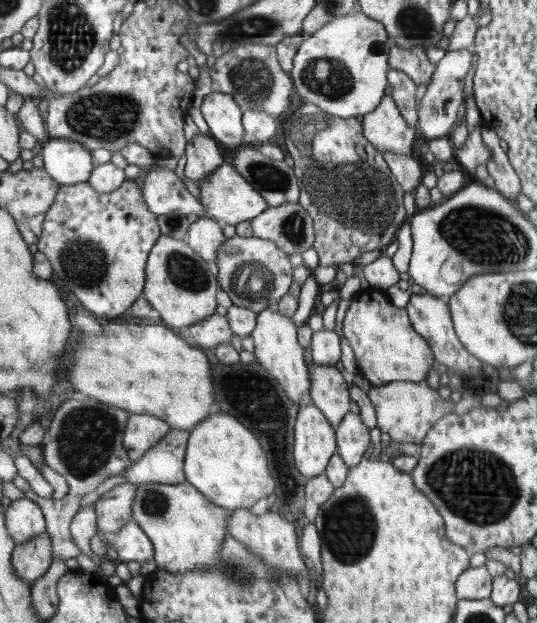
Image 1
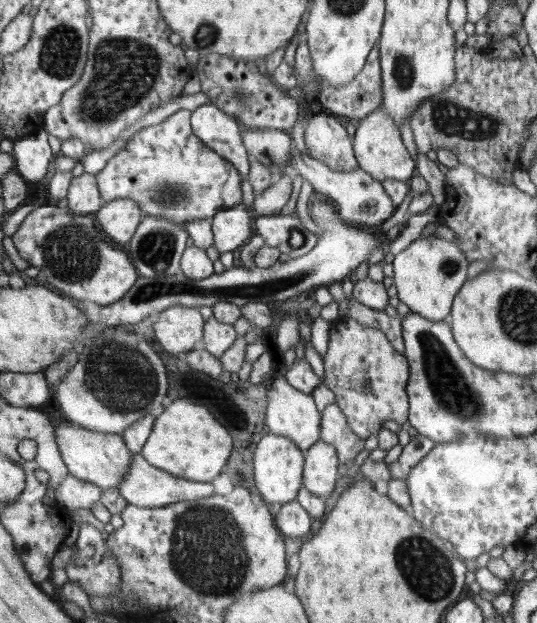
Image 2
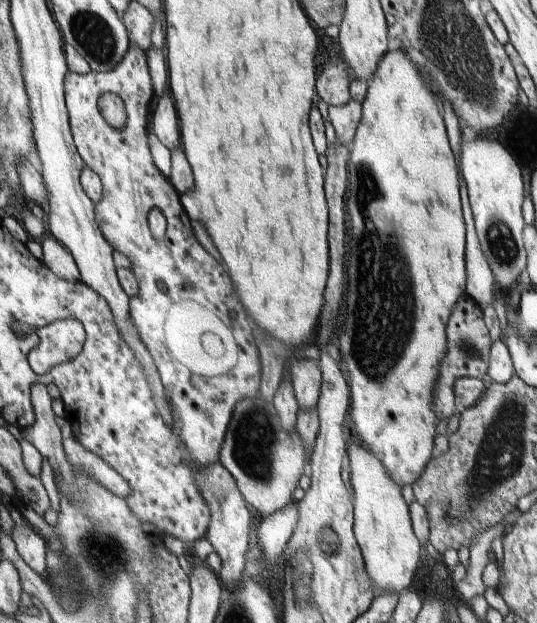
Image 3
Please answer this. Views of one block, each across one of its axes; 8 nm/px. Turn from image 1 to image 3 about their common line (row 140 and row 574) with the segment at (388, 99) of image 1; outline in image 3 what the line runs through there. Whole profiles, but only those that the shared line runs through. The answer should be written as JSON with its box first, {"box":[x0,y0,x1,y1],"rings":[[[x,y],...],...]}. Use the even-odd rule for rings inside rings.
{"box":[348,441,423,595],"rings":[[[350,441],[348,458],[351,470],[348,477],[355,490],[356,538],[363,548],[365,566],[373,580],[376,595],[386,589],[392,592],[408,590],[418,570],[423,549],[411,521],[410,506],[406,506],[400,485],[393,479],[384,462],[366,446]]]}

